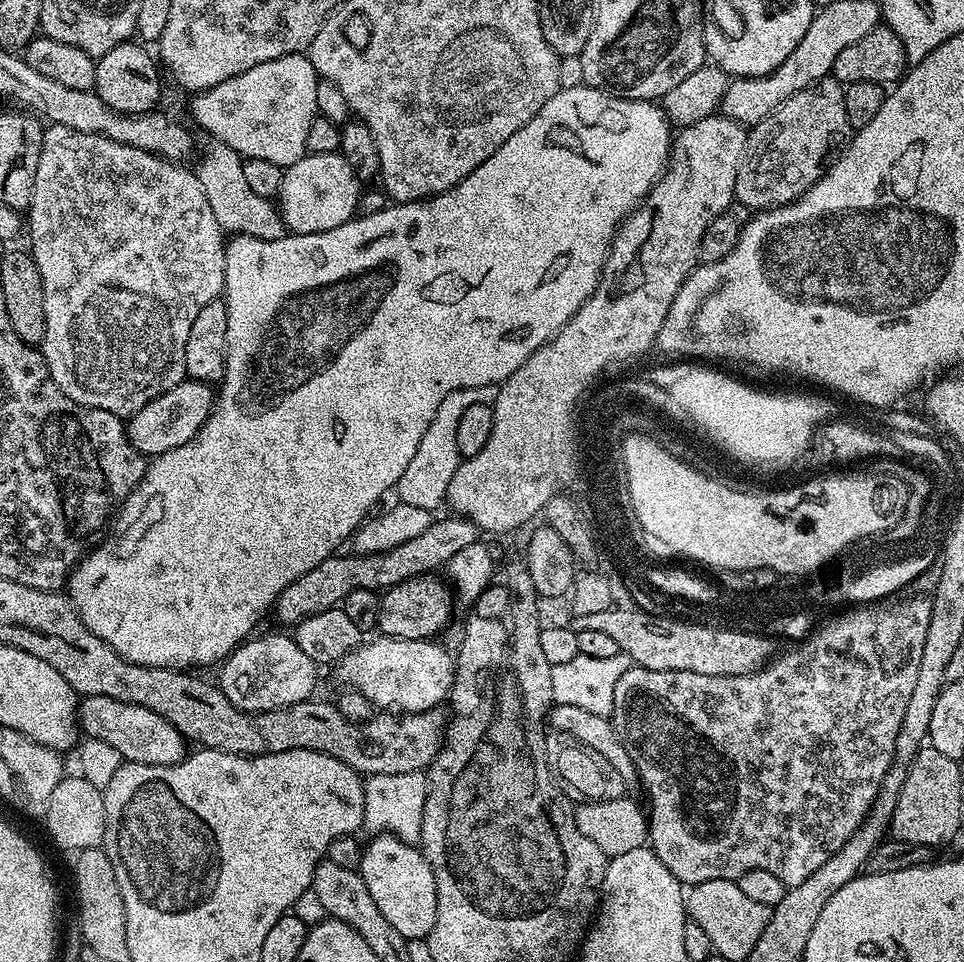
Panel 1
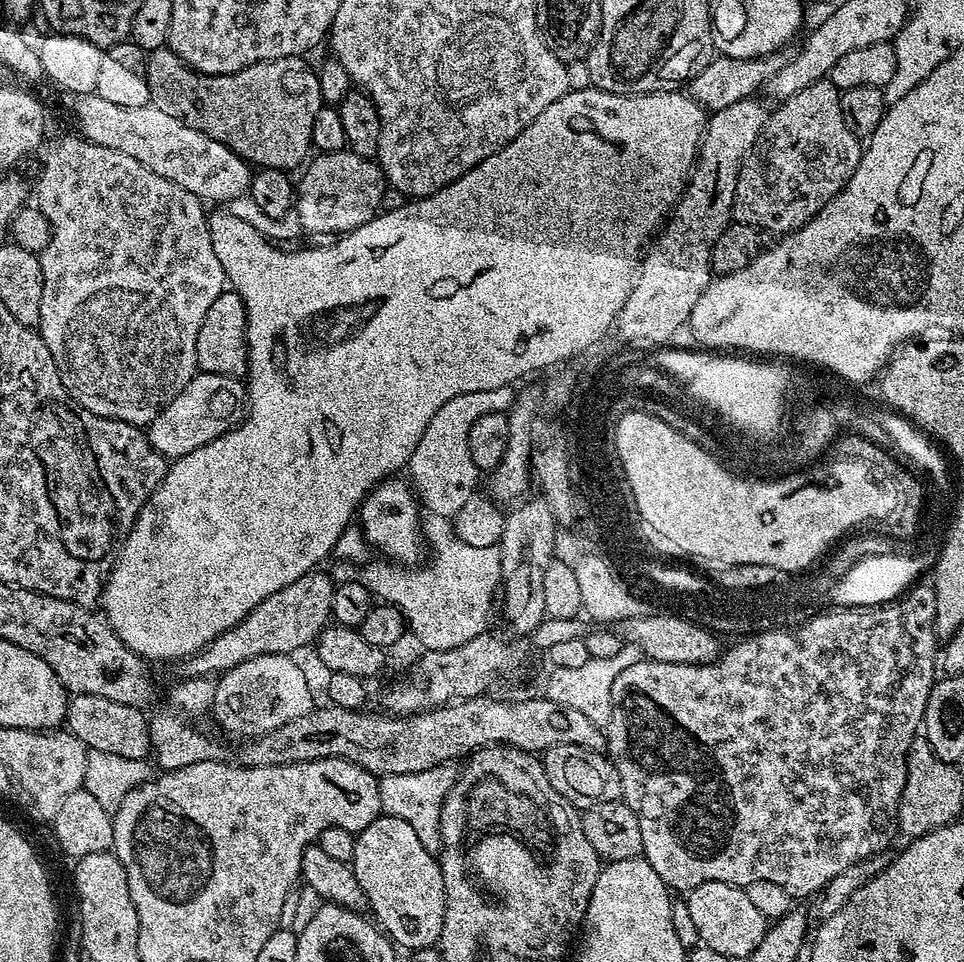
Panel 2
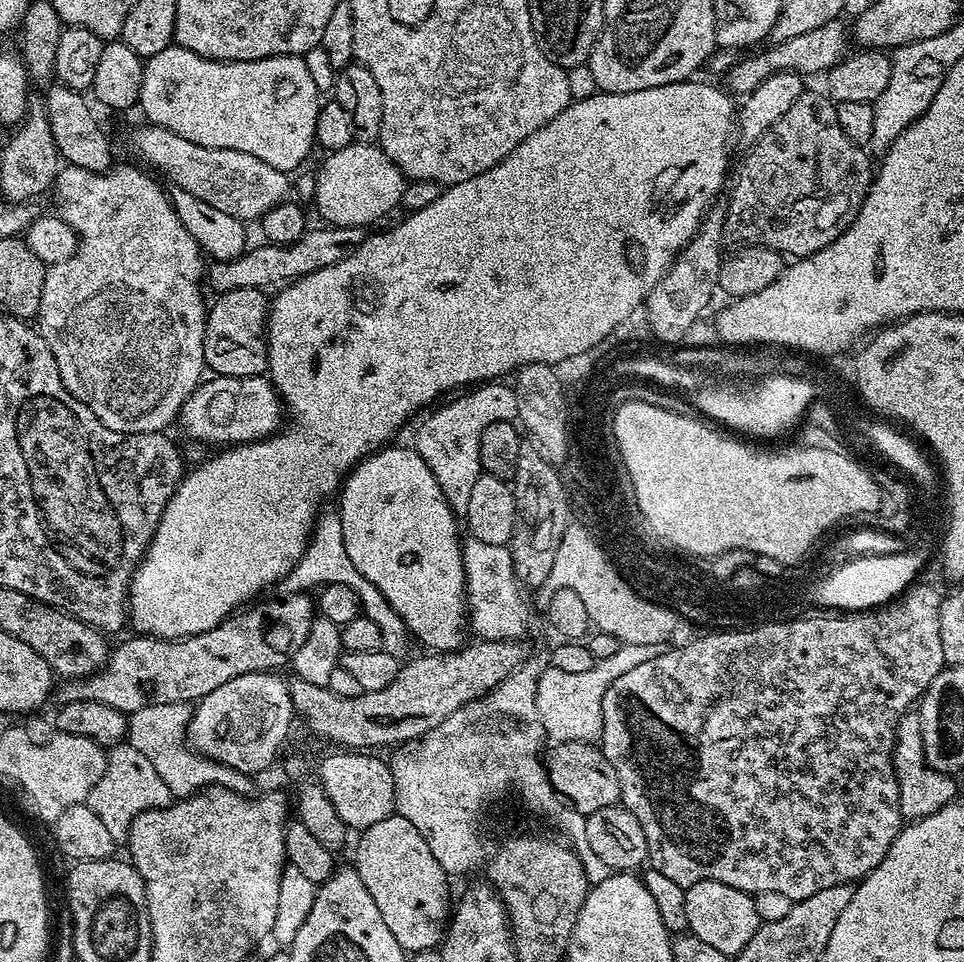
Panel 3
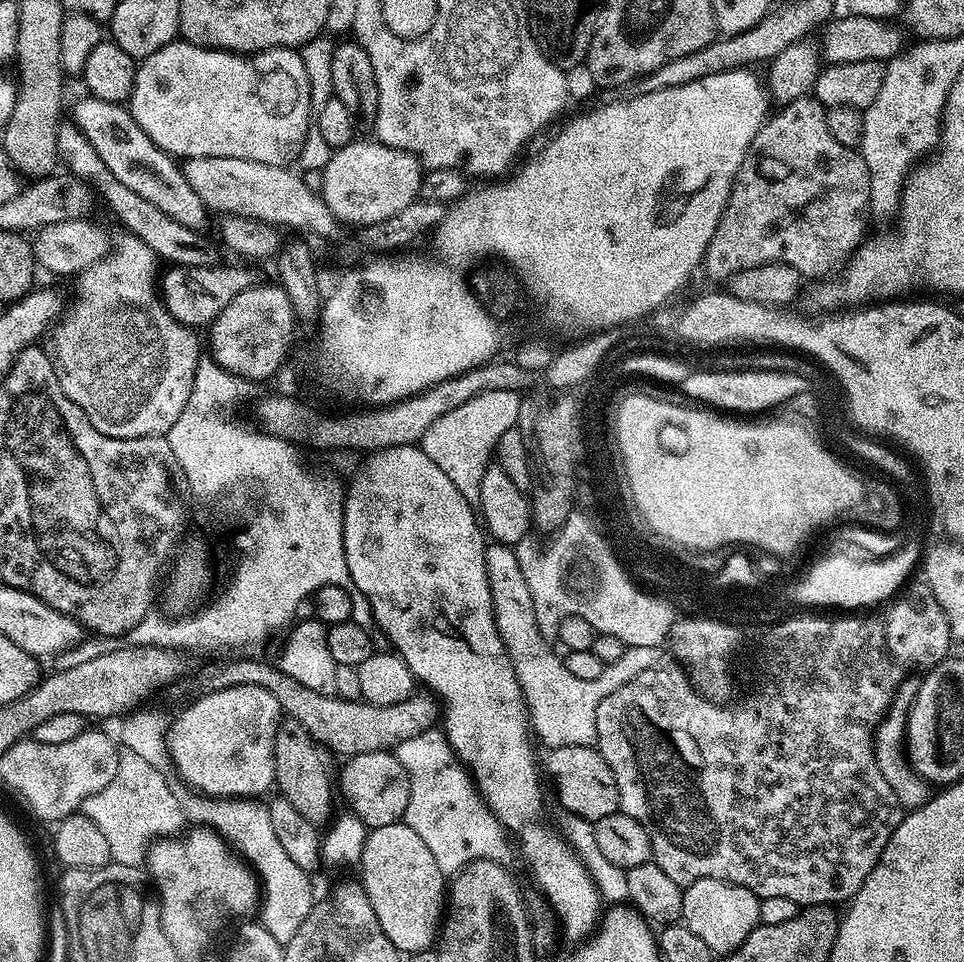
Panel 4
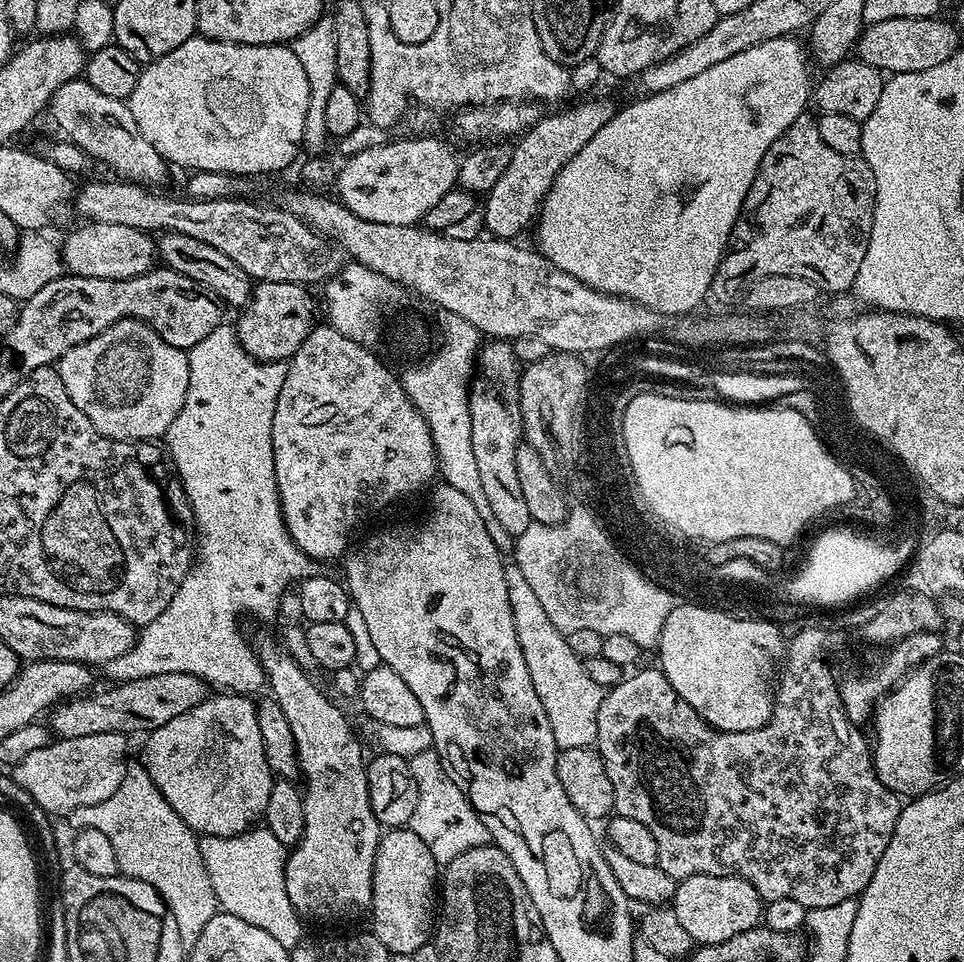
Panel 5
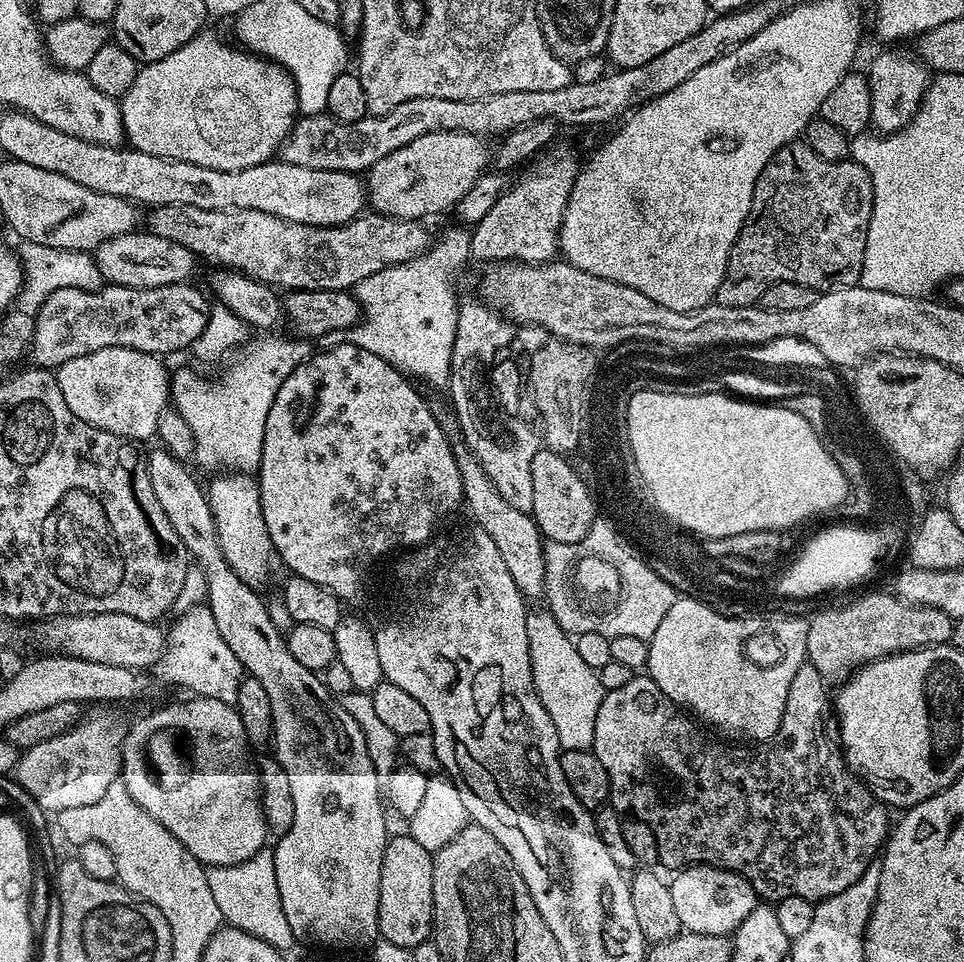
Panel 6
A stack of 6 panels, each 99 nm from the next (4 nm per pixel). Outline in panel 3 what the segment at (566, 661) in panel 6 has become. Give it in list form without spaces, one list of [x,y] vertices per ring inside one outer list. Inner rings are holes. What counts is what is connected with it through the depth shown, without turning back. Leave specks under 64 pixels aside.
[[[465,539],[462,544],[462,558],[464,559],[464,586],[466,589],[466,616],[470,621],[470,628],[481,640],[503,640],[506,634],[520,634],[528,628],[528,604],[524,601],[525,589],[520,583],[514,570],[512,550],[508,546],[493,546],[491,542]],[[621,644],[619,650],[611,658],[597,660],[596,664],[590,666],[590,670],[586,670],[583,674],[566,674],[566,670],[558,670],[551,666],[545,667],[536,687],[536,715],[541,725],[547,726],[549,729],[552,727],[560,735],[557,737],[564,740],[599,741],[602,734],[602,698],[606,698],[606,690],[610,690],[614,678],[622,678],[622,674],[634,670],[634,666],[638,666],[642,662],[650,662],[650,658],[658,658],[660,651],[662,648],[658,644],[651,644],[650,646]]]

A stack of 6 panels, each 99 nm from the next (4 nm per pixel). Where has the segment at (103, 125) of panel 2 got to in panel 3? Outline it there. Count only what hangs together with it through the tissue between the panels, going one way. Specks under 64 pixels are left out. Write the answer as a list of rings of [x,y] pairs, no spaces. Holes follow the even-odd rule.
[[[147,122],[141,125],[141,128],[132,132],[132,148],[145,160],[143,163],[153,164],[157,168],[155,171],[165,181],[173,180],[171,183],[175,187],[194,194],[194,198],[209,206],[223,210],[239,220],[256,222],[274,206],[289,199],[289,173],[280,172],[274,166],[266,166],[262,158],[254,158],[254,154],[242,154],[242,150],[198,146],[180,134],[174,134],[174,130],[166,130]]]

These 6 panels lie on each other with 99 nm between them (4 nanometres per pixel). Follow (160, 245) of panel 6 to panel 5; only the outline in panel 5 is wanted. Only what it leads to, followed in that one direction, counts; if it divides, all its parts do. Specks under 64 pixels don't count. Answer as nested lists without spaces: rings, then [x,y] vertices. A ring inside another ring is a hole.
[[[91,222],[81,223],[81,228],[76,228],[68,237],[65,238],[64,244],[62,243],[63,267],[67,269],[73,276],[85,276],[86,278],[106,278],[107,280],[125,280],[126,278],[134,278],[149,272],[151,268],[157,263],[158,260],[158,244],[149,233],[131,228],[130,226],[110,226],[109,224],[93,224]]]

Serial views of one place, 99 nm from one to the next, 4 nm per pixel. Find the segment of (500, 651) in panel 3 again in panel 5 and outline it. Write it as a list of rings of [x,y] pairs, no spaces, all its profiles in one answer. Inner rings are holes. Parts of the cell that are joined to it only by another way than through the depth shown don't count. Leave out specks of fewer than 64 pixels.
[[[150,674],[137,680],[125,680],[112,686],[109,692],[80,694],[53,707],[50,712],[50,731],[53,737],[69,740],[86,738],[86,734],[133,734],[153,732],[158,726],[166,726],[178,714],[186,714],[210,695],[210,685],[194,674]]]

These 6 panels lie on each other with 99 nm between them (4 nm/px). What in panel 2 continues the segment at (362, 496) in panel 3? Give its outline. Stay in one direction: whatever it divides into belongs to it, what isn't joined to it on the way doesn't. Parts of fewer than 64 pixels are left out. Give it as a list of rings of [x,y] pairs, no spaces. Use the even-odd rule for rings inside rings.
[[[389,478],[377,484],[368,497],[360,503],[358,513],[358,527],[364,534],[364,539],[369,545],[377,548],[381,557],[389,561],[397,562],[405,566],[412,566],[417,563],[416,559],[420,556],[420,544],[422,548],[422,534],[420,531],[421,513],[418,509],[418,501],[410,487],[409,481],[404,478]]]

